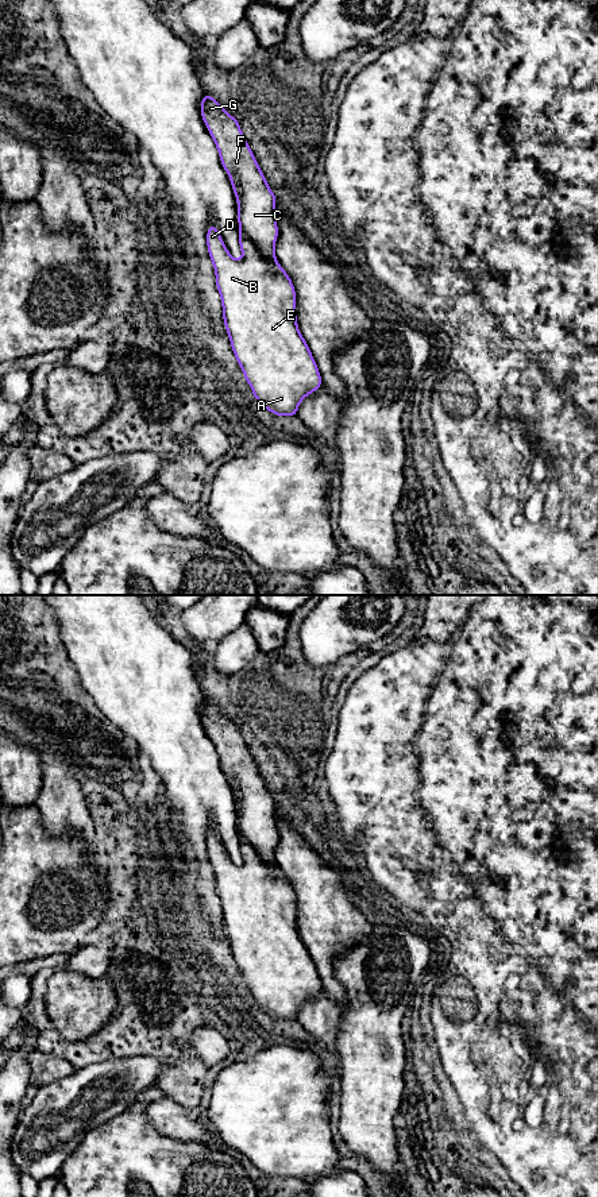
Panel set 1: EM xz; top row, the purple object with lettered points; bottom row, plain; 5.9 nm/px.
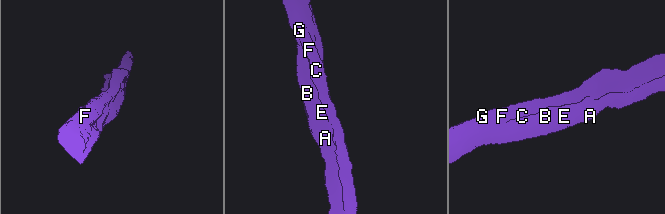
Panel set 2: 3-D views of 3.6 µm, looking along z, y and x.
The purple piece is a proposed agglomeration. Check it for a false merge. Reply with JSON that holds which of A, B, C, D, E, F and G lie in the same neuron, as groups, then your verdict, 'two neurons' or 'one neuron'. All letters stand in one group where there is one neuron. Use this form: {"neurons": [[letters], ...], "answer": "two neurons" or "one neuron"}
{"neurons": [["A", "B", "C", "D", "E", "F", "G"]], "answer": "one neuron"}

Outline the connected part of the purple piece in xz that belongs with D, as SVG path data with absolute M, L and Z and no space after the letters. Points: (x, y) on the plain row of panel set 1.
M204 698L200 715L238 806L239 850L243 858L240 865L231 861L213 827L207 835L207 852L216 879L216 892L221 901L225 935L254 1003L275 1020L293 1022L297 1020L300 1007L323 991L323 984L298 935L294 891L275 862L277 802L269 792L238 723L228 719L208 698Z

